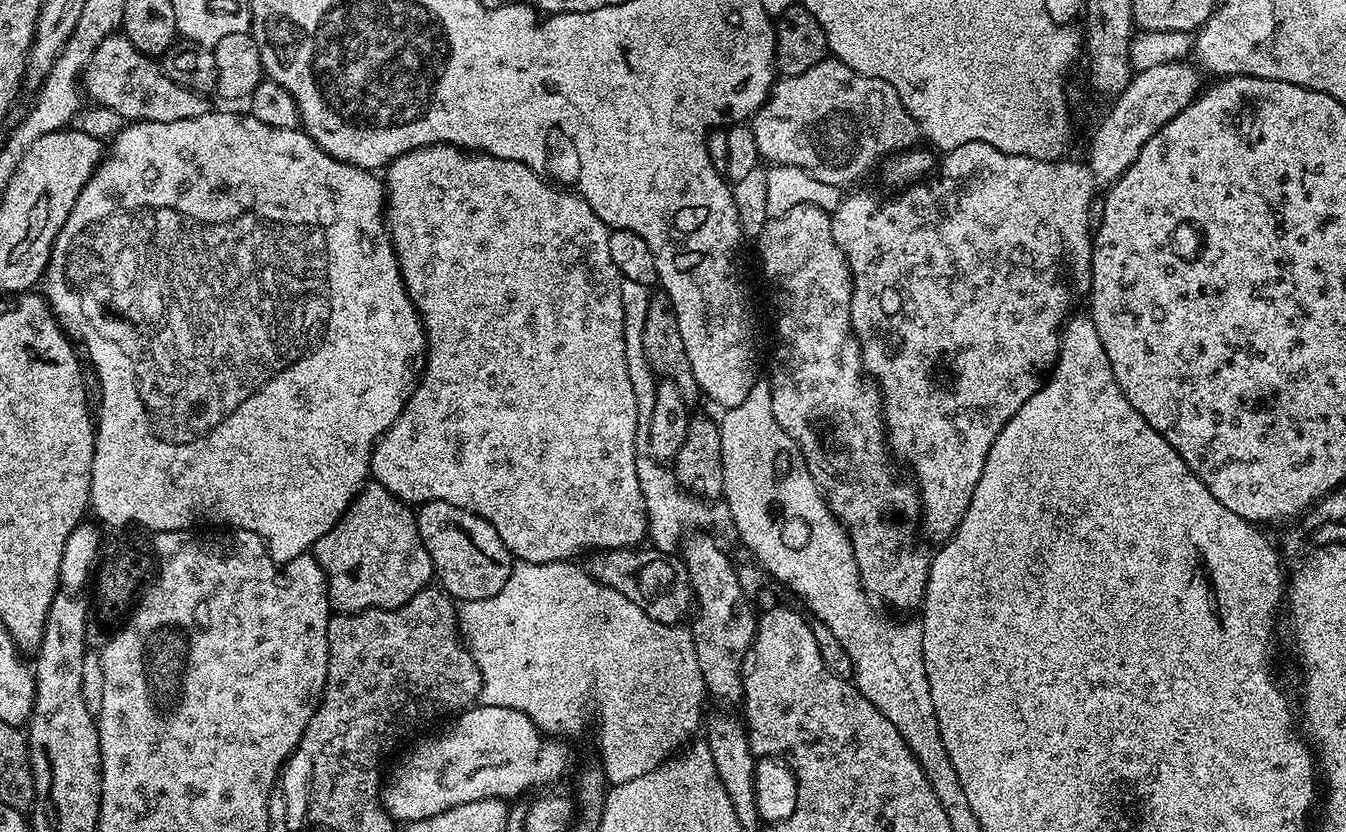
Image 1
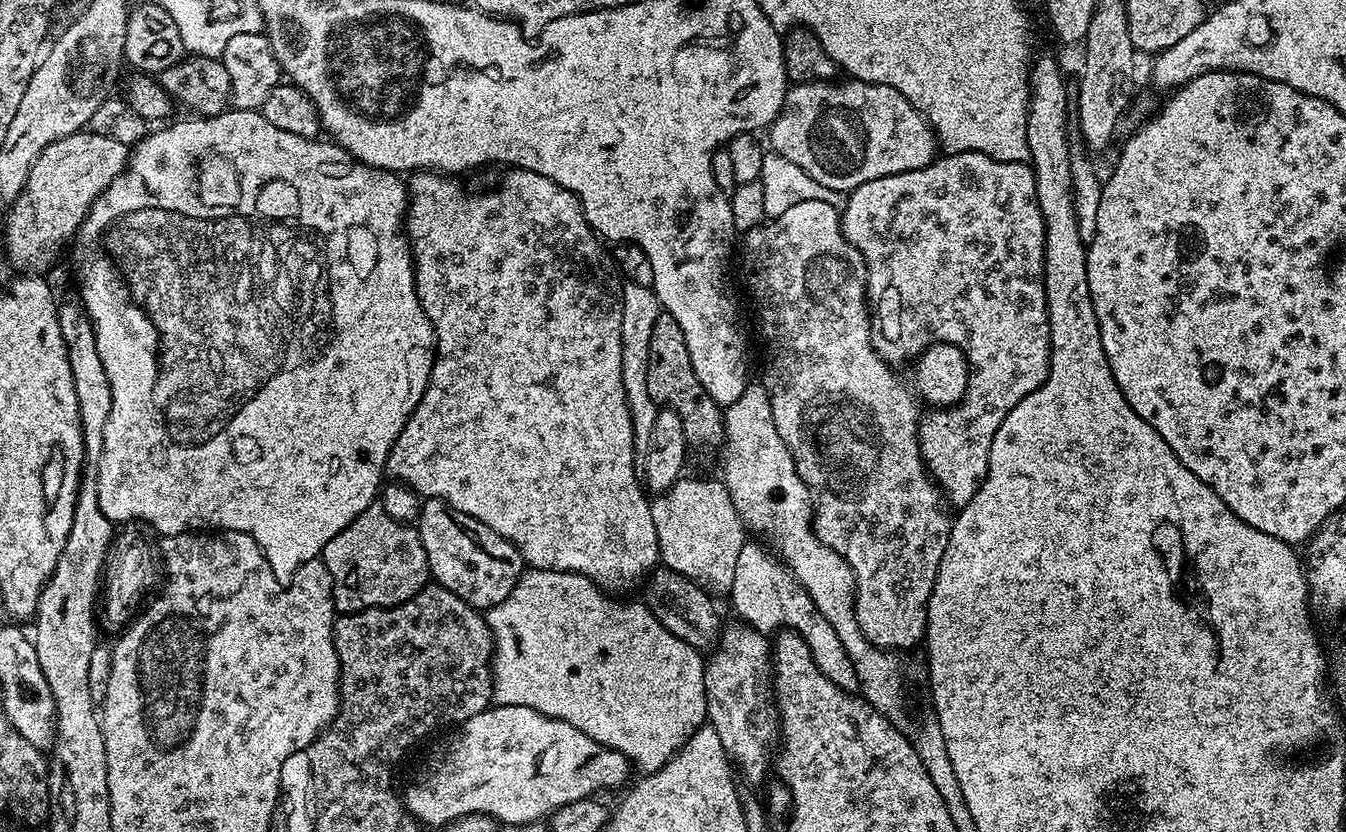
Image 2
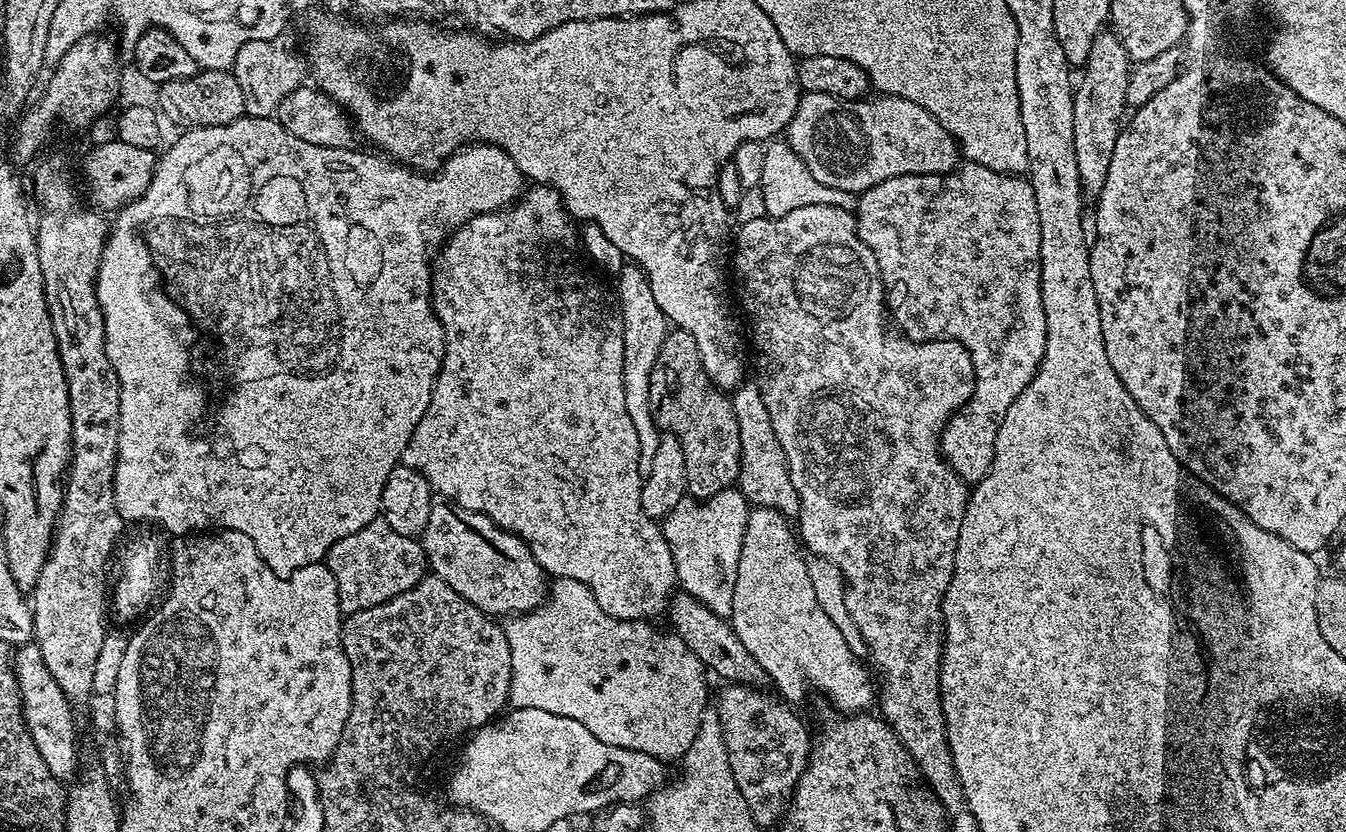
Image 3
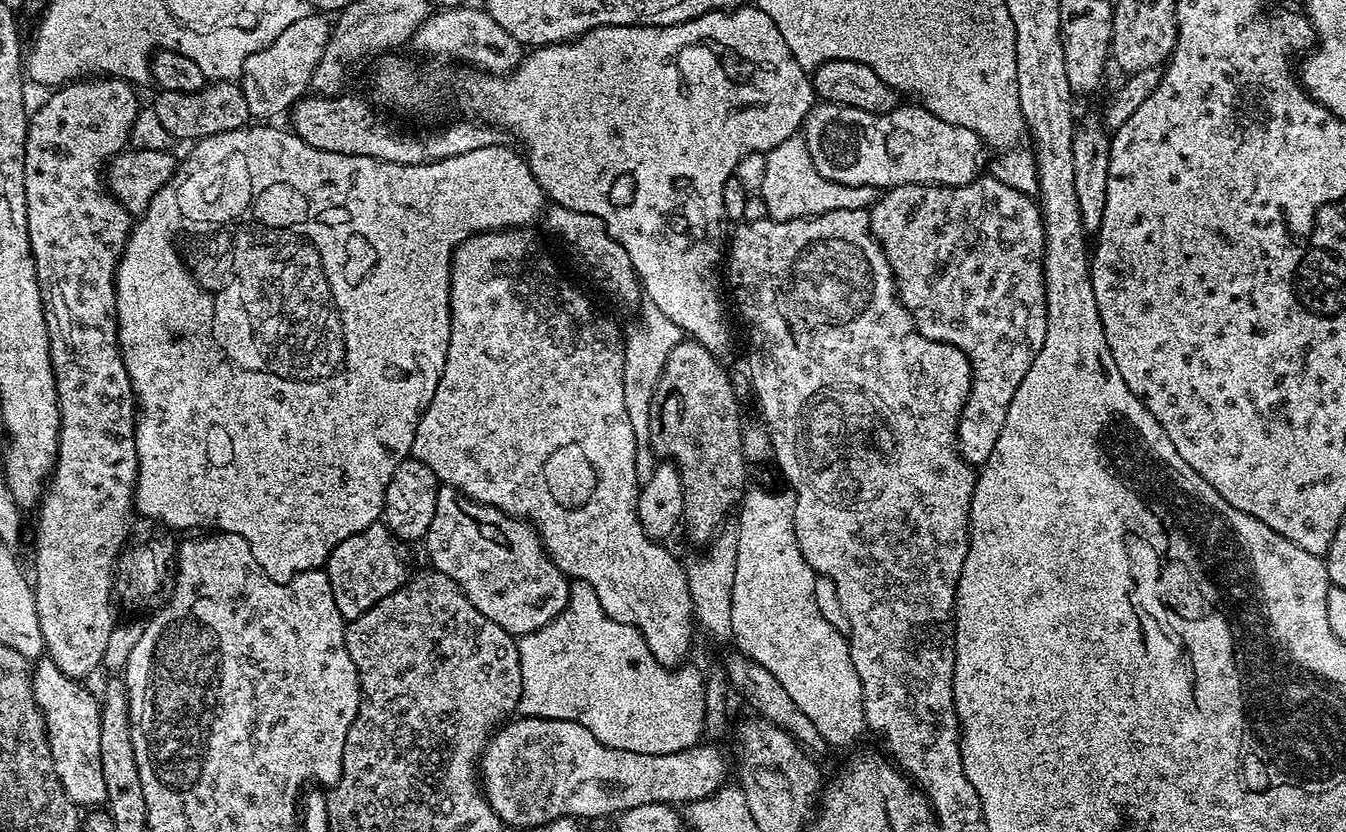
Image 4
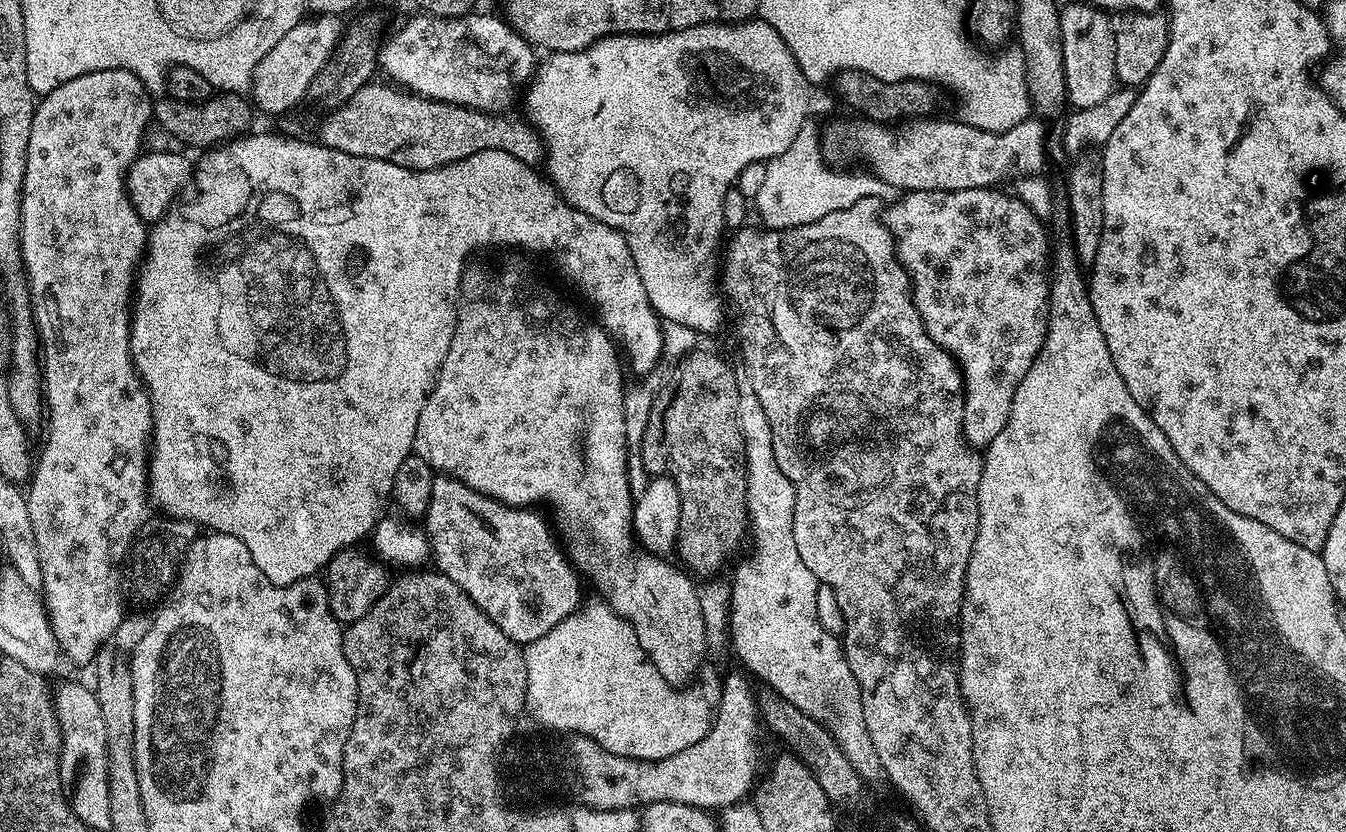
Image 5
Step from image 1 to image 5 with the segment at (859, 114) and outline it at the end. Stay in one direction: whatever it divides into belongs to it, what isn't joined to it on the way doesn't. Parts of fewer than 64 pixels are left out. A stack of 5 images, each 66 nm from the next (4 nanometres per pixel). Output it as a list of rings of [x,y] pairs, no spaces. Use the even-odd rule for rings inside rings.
[[[852,118],[856,120],[828,120],[824,124],[824,129],[821,127],[818,132],[820,140],[821,158],[828,168],[832,170],[856,170],[860,163],[868,164],[867,171],[875,176],[877,180],[882,181],[889,189],[900,188],[904,192],[933,192],[934,190],[942,190],[943,192],[957,192],[958,190],[966,190],[967,188],[987,188],[989,186],[999,185],[1000,179],[1011,170],[1015,164],[1021,164],[1024,170],[1029,173],[1039,173],[1040,167],[1044,164],[1044,130],[1038,124],[1037,119],[1029,118],[1023,120],[1018,126],[1014,126],[1006,132],[987,132],[986,130],[978,130],[974,126],[964,123],[959,118],[953,120],[928,120],[932,118],[912,118],[907,122],[900,122],[893,127],[891,123],[881,122],[879,120],[869,120],[867,118]]]

